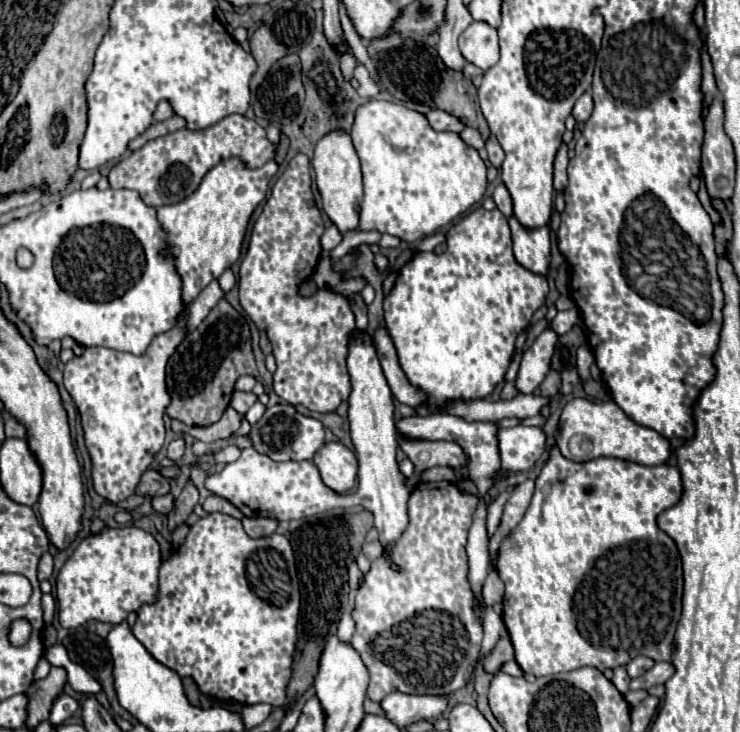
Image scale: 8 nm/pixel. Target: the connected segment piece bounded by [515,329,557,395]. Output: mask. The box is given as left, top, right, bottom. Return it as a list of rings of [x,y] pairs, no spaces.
[[[547,329],[533,341],[529,349],[523,351],[519,371],[515,377],[515,387],[521,395],[533,393],[539,387],[539,383],[545,379],[555,343],[557,343],[557,335],[551,329]]]

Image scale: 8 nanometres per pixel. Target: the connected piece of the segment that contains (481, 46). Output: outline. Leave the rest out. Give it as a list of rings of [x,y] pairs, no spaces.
[[[473,21],[459,37],[461,55],[481,67],[489,69],[499,61],[499,45],[497,45],[497,31],[483,21]]]

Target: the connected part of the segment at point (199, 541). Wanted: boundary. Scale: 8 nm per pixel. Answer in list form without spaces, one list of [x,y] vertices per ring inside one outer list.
[[[209,513],[191,525],[185,543],[163,561],[157,601],[139,609],[133,635],[159,663],[179,673],[181,679],[193,677],[203,695],[219,701],[239,701],[243,705],[269,703],[281,707],[291,677],[299,601],[295,555],[287,537],[273,533],[269,537],[249,539],[239,519],[225,513]]]

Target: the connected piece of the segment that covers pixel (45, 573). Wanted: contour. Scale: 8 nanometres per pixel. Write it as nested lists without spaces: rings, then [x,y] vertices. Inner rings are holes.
[[[45,553],[39,561],[39,581],[49,579],[51,573],[53,573],[53,557],[51,557],[51,553]]]

